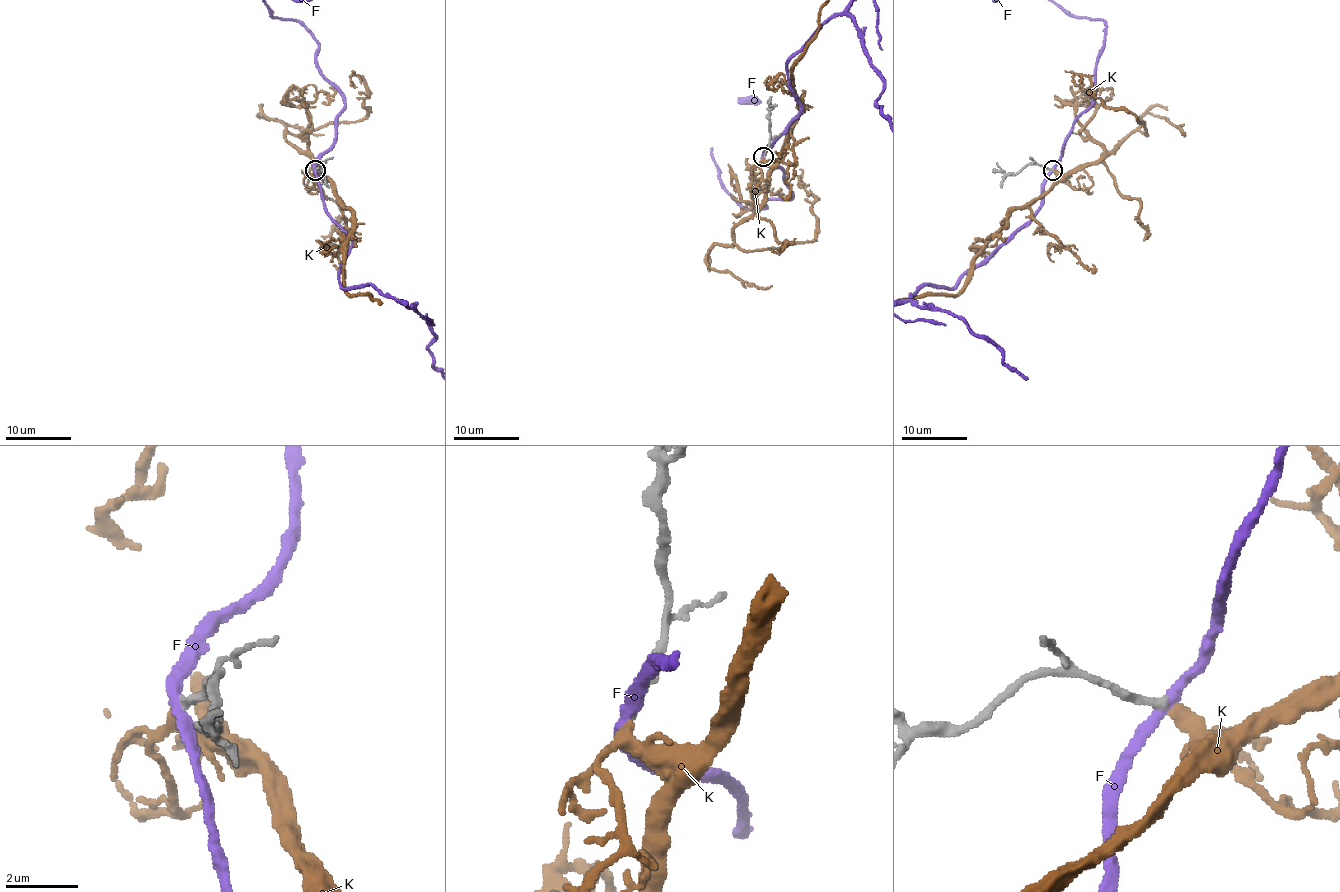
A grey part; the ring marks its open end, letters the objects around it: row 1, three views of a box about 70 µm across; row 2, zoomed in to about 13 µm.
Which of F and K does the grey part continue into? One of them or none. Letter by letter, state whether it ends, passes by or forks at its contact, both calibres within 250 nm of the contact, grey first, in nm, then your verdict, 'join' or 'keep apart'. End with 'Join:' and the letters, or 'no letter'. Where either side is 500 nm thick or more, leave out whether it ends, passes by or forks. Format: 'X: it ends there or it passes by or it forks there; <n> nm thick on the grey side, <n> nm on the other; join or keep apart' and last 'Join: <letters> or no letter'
F: it passes by; 240 nm thick on the grey side, 320 nm on the other; keep apart
K: it passes by; 200 nm thick on the grey side, 300 nm on the other; join
Join: K

